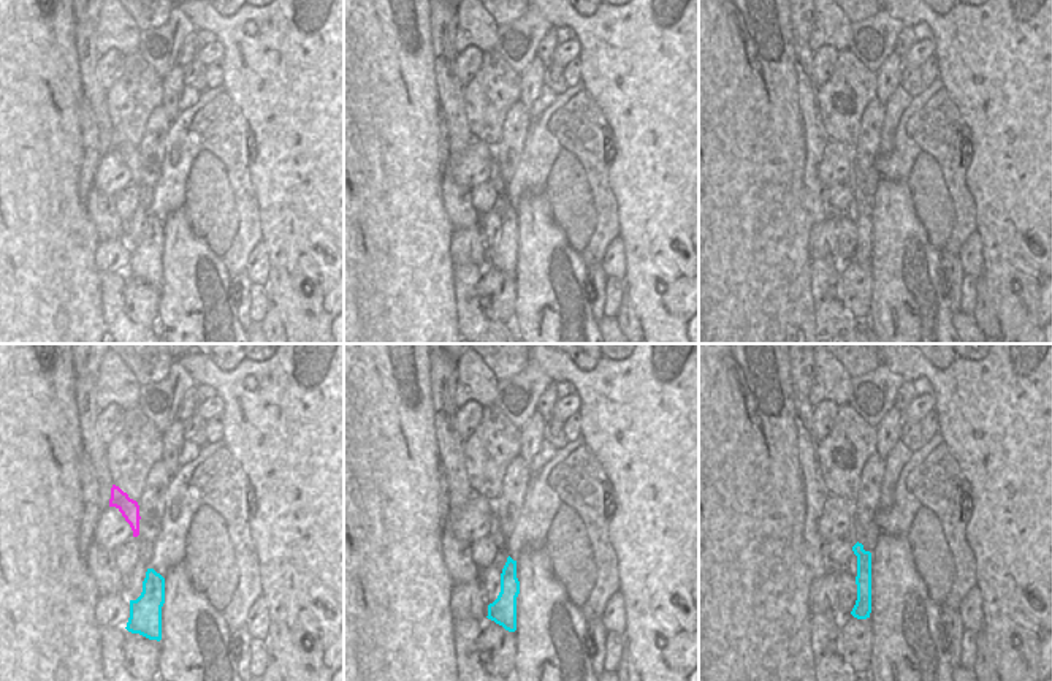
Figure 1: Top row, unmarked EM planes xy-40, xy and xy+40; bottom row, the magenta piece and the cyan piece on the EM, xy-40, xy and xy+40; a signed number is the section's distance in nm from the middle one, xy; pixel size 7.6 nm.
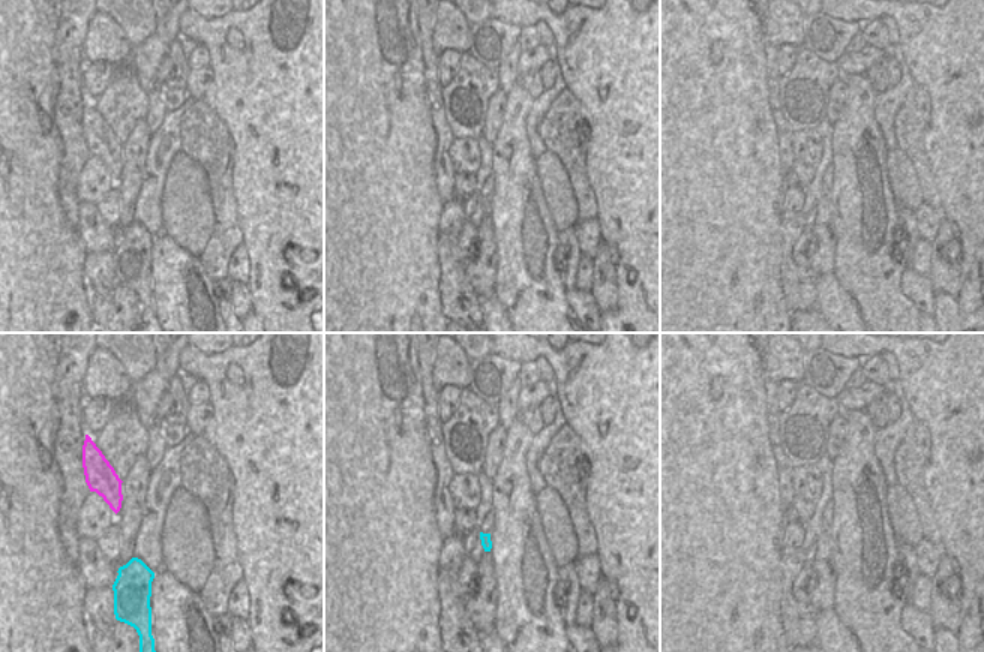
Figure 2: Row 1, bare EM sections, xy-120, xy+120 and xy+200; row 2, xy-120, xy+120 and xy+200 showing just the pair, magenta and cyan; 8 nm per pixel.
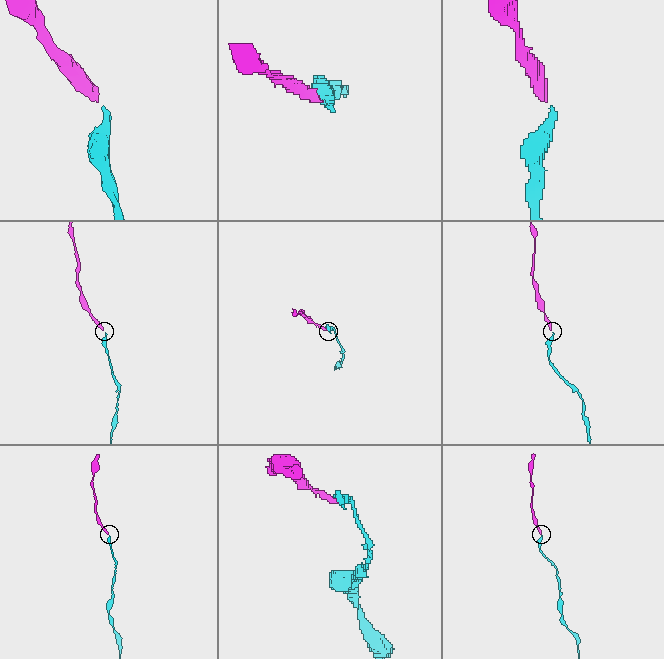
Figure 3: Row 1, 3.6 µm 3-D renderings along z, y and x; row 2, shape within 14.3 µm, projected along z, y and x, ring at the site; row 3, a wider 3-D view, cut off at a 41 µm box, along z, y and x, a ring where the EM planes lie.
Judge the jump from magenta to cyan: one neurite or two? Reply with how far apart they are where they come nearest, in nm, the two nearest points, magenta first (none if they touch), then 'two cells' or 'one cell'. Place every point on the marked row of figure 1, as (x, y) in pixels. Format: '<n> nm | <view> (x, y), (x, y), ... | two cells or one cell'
260 nm | xy-40 (137, 536), (148, 569) | one cell

